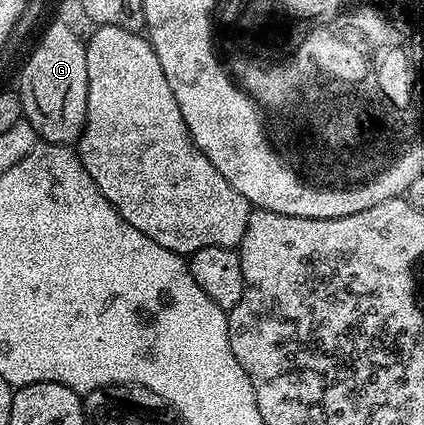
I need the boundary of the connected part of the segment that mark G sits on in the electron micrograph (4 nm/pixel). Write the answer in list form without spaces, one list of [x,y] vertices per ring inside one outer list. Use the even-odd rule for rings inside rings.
[[[55,22],[45,30],[20,72],[18,95],[24,107],[23,119],[32,124],[41,141],[69,146],[79,141],[84,133],[88,101],[86,44],[70,25]]]

